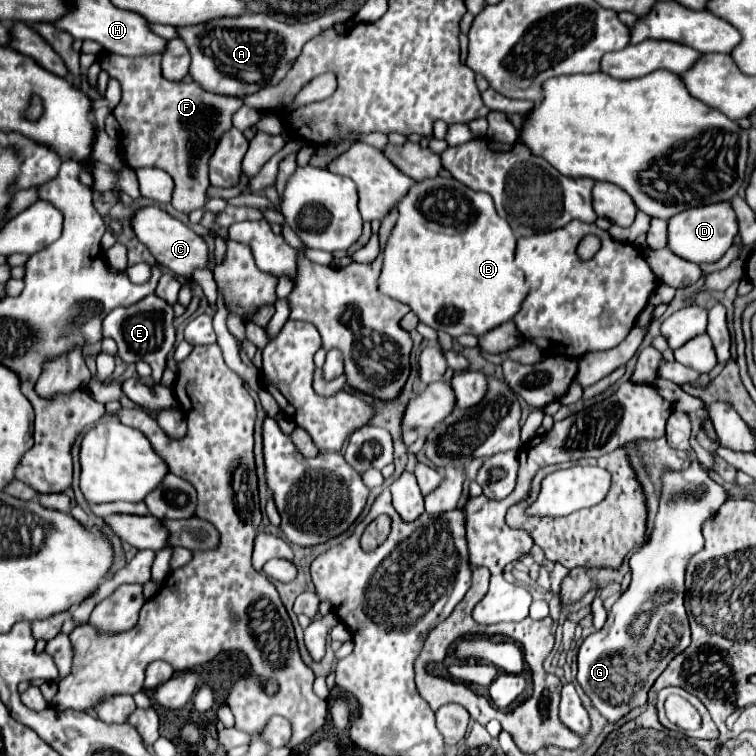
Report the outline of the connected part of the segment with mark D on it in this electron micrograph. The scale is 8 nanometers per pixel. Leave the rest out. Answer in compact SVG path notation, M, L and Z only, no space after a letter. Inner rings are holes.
M730 201L692 207L688 211L674 215L668 221L668 247L676 255L692 263L716 263L732 247L736 235L738 235L738 219Z

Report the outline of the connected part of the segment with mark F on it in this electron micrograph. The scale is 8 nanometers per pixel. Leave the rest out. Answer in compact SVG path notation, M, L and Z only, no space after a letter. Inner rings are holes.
M102 55L102 69L116 77L122 87L122 101L114 115L120 123L120 145L130 167L158 167L174 179L172 205L190 213L206 205L210 157L220 137L232 129L232 115L242 107L240 97L216 95L202 89L196 81L172 83L164 79L160 57L124 59L122 55Z

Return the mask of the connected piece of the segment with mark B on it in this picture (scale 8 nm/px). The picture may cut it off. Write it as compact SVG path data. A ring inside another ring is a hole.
M436 177L416 183L416 187L412 187L412 191L398 203L398 213L400 217L384 249L384 265L378 279L380 291L410 305L422 323L446 331L452 339L466 333L482 337L514 319L528 295L528 287L522 271L514 263L518 237L508 221L496 213L490 195L468 189L452 177Z

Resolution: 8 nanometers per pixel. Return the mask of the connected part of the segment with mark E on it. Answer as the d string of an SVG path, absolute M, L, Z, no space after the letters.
M148 295L144 301L134 303L132 307L120 307L110 315L106 315L102 323L102 335L116 341L118 355L126 365L136 361L146 361L152 367L154 381L158 383L166 365L166 357L174 347L176 331L172 327L172 319L174 319L172 307L158 295Z

